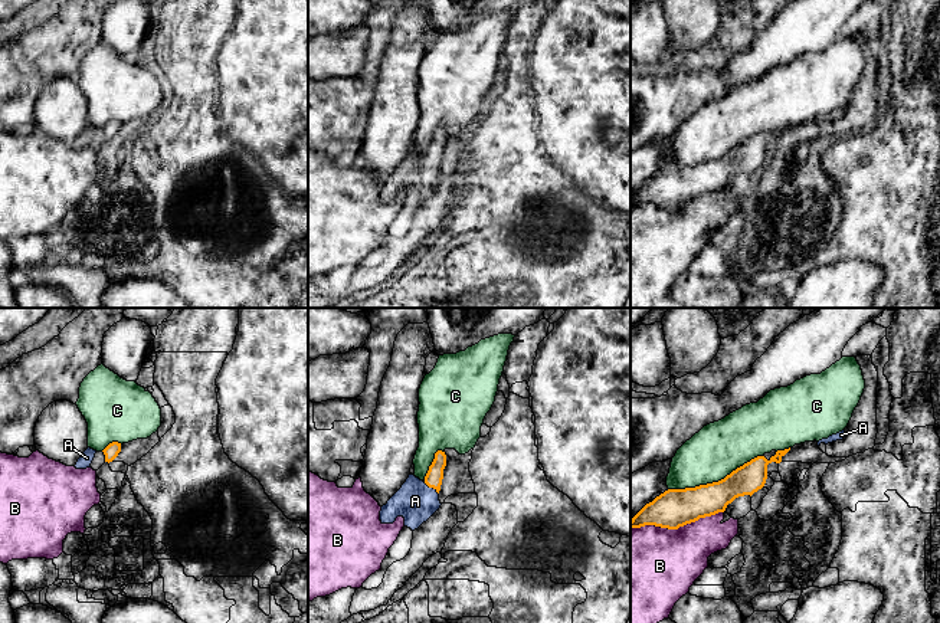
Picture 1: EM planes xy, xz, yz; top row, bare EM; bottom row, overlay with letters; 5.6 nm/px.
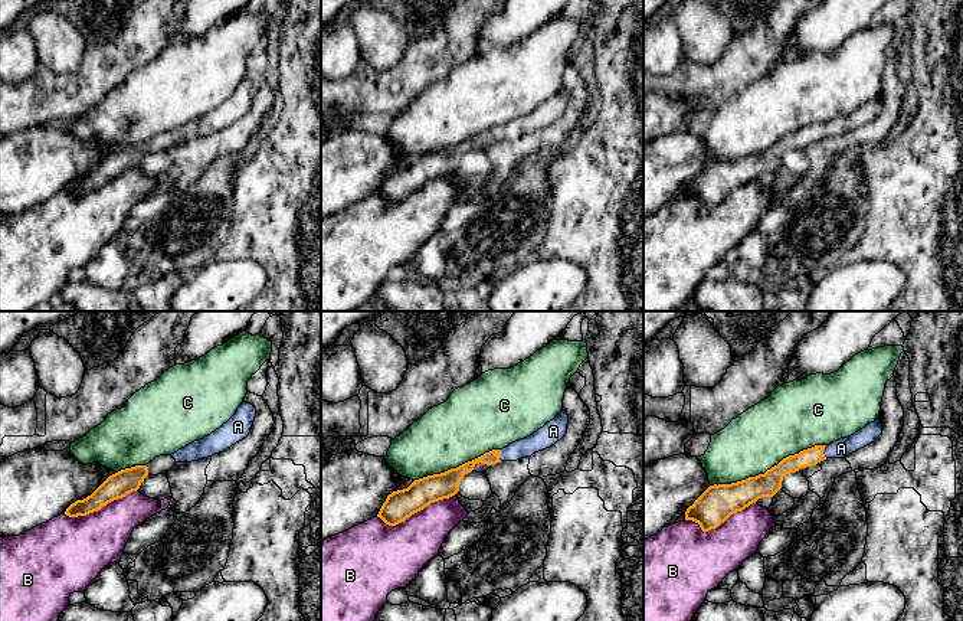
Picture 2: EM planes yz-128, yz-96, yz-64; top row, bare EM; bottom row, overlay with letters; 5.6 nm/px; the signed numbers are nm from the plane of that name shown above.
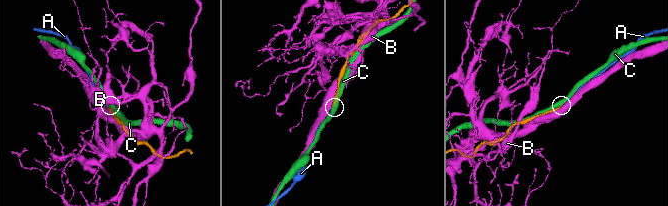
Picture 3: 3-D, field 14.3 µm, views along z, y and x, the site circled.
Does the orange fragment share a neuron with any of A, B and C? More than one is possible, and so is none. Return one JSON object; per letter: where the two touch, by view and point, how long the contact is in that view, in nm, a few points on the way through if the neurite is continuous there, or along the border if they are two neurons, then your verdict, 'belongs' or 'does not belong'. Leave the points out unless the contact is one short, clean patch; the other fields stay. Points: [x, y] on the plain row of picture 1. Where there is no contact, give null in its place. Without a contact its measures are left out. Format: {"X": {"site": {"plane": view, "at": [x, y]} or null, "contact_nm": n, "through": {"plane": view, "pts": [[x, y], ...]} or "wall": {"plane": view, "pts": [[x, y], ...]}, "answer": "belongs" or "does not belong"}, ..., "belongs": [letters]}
{"A": {"site": {"plane": "xz", "at": [431, 164]}, "contact_nm": 110, "through": {"plane": "xz", "pts": [[434, 156], [431, 164], [415, 179]]}, "answer": "belongs"}, "B": {"site": {"plane": "yz", "at": [677, 206]}, "contact_nm": 550, "answer": "does not belong"}, "C": {"site": {"plane": "yz", "at": [714, 160]}, "contact_nm": 550, "answer": "does not belong"}, "belongs": ["A"]}

